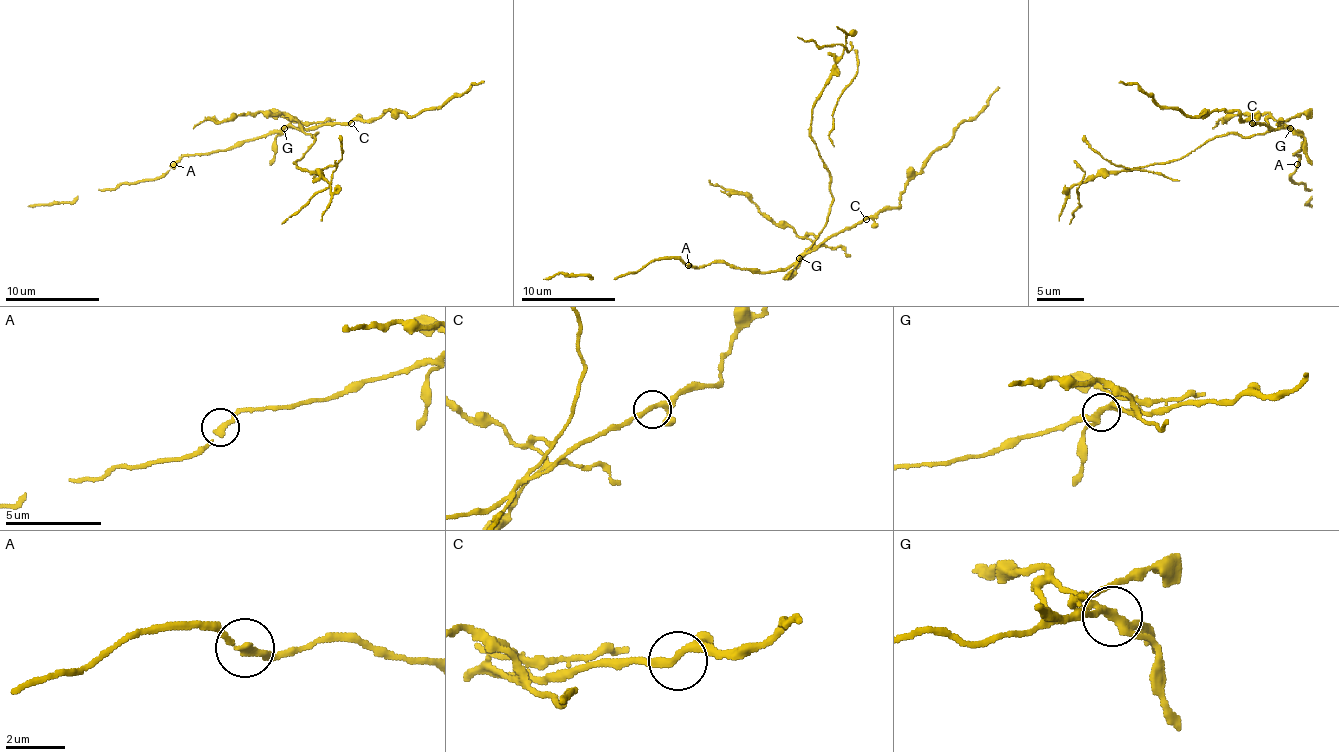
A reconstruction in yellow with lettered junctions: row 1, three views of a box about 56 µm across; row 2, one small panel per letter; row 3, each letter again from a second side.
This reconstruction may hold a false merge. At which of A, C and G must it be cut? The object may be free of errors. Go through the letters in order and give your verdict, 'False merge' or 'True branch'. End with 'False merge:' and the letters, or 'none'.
A: True branch
C: True branch
G: False merge
False merge: G

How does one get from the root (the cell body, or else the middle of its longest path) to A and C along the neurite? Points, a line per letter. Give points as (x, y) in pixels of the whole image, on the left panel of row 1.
A: (292, 128), (242, 140), (232, 147), (207, 154), (188, 154), (173, 163)
C: (292, 128), (351, 123)

